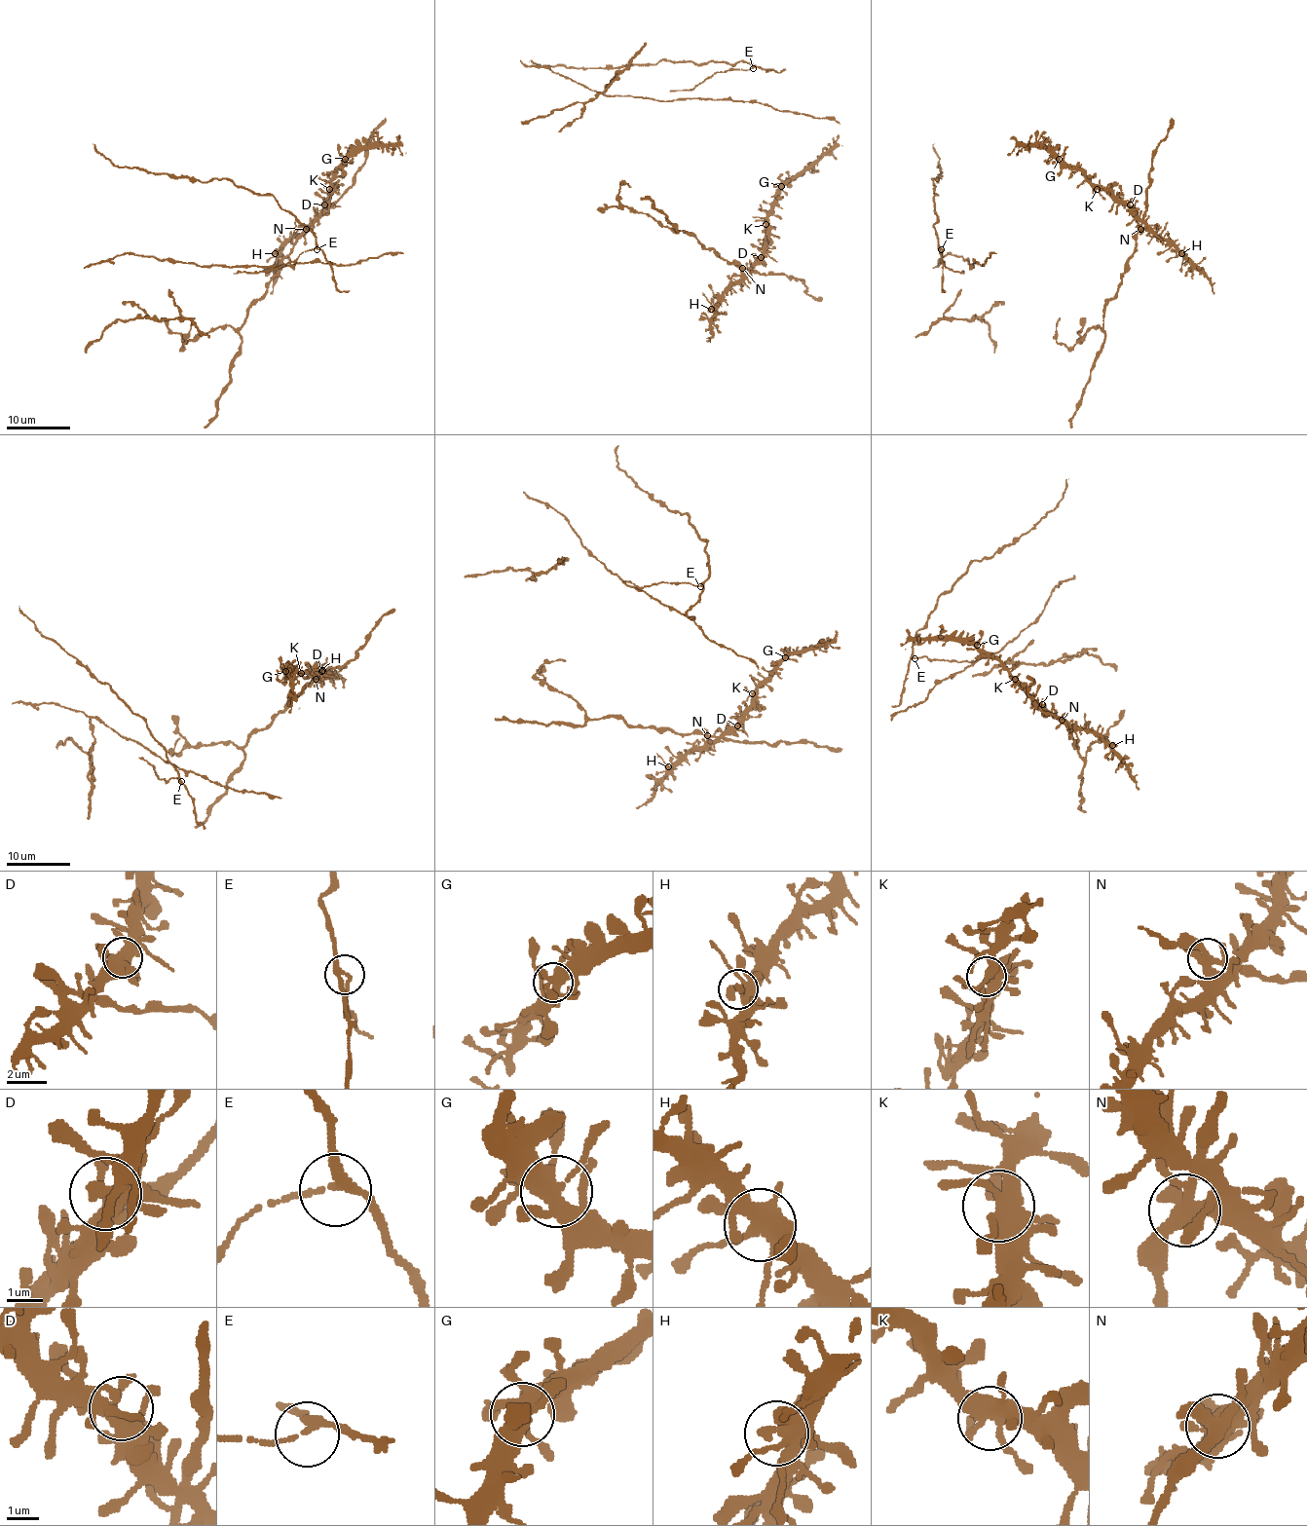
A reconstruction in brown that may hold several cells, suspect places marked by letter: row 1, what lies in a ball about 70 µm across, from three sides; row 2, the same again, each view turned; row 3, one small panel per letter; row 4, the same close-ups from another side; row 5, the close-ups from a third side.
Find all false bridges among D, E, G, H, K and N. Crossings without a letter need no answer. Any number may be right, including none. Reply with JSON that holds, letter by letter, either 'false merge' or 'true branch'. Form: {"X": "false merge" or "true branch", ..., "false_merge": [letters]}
{"D": "true branch", "E": "true branch", "G": "true branch", "H": "true branch", "K": "true branch", "N": "false merge", "false_merge": ["N"]}

